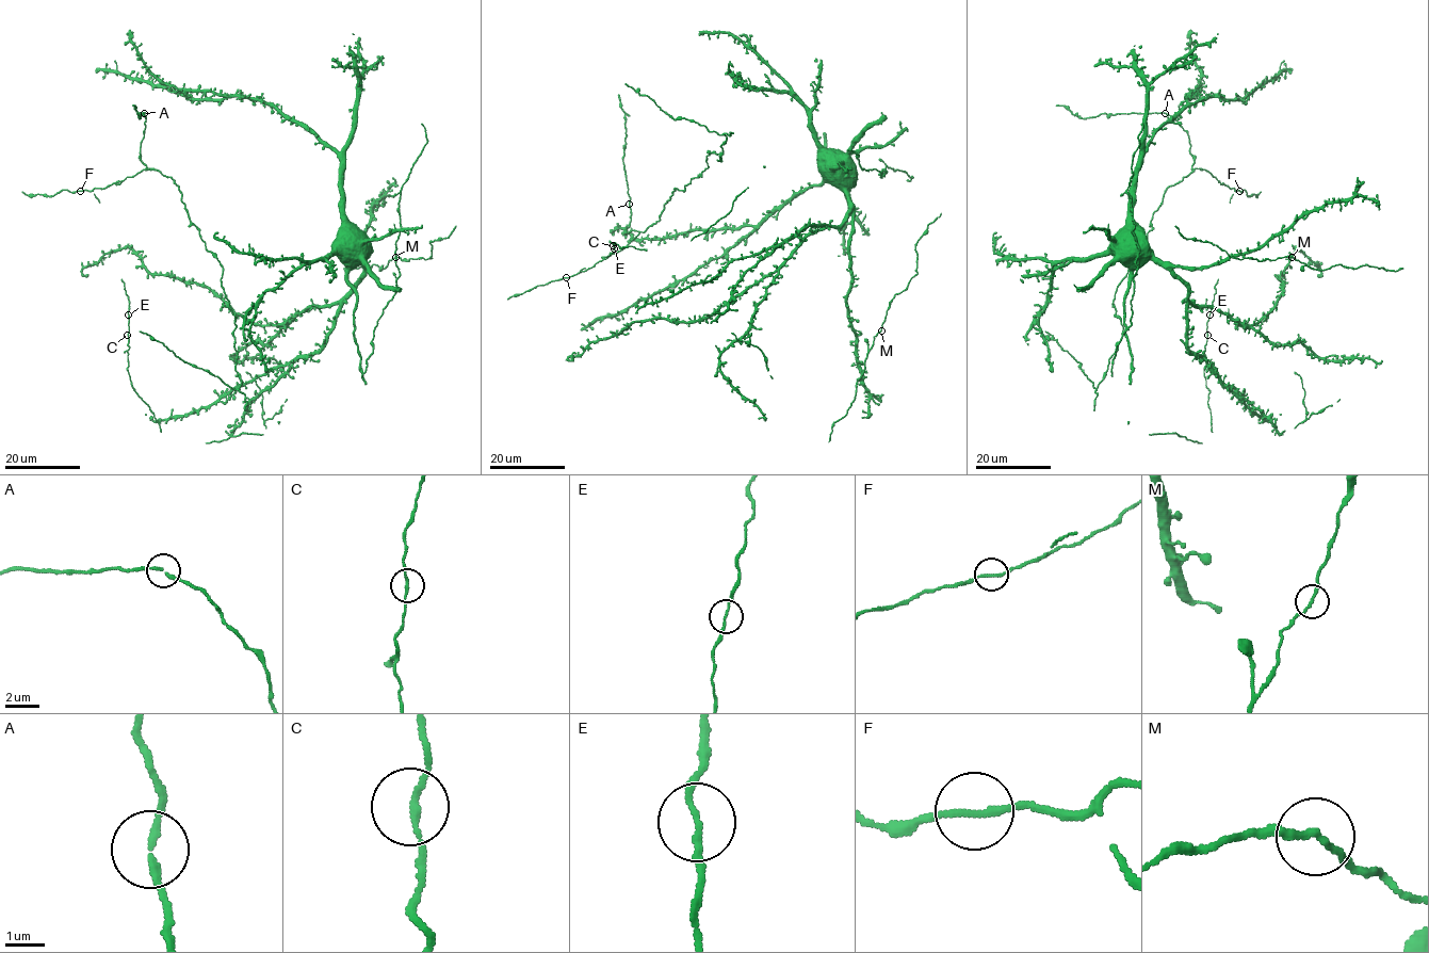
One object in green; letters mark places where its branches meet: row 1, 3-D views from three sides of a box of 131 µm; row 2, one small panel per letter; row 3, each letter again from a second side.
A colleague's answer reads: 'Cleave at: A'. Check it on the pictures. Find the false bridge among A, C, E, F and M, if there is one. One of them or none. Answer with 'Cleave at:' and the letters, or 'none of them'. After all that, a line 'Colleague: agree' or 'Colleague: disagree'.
Cleave at: none of them
Colleague: disagree

